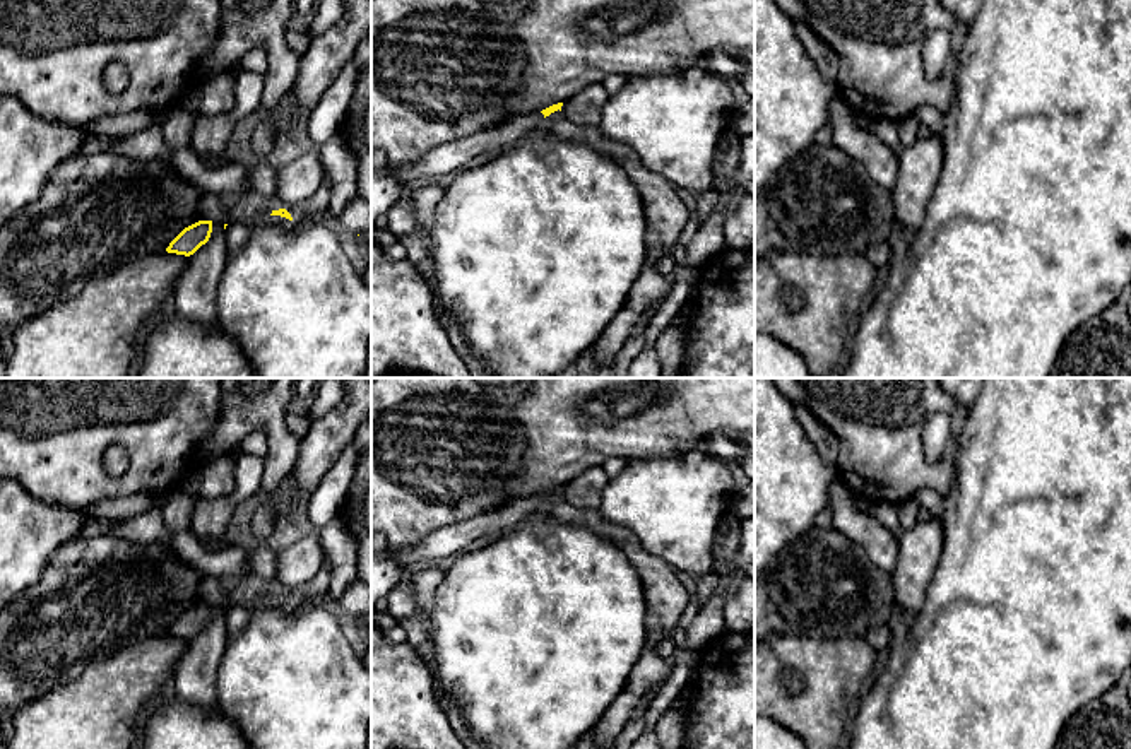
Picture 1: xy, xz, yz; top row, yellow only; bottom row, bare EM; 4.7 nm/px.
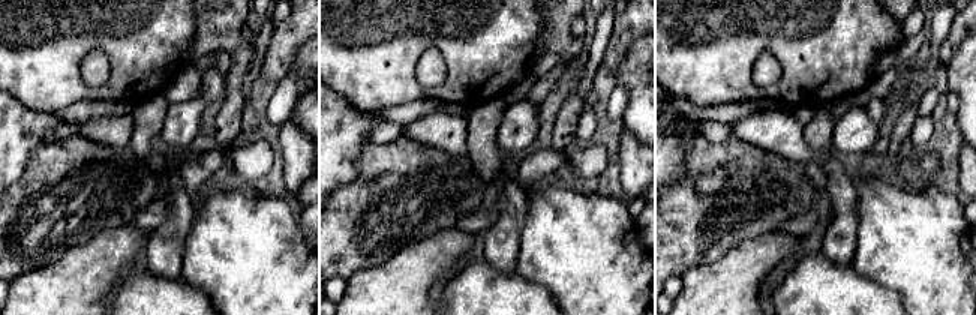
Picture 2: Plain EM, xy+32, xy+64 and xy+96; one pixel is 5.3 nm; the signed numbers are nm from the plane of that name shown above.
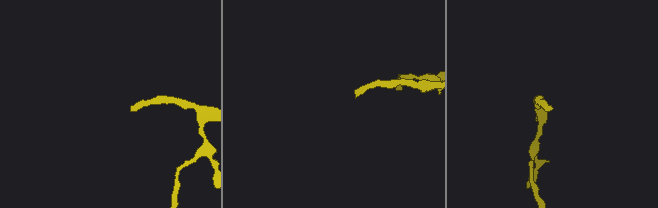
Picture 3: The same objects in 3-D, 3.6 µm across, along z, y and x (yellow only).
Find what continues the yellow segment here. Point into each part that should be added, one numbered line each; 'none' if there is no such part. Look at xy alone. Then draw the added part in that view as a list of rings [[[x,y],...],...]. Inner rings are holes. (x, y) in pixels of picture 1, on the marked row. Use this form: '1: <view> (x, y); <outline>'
none

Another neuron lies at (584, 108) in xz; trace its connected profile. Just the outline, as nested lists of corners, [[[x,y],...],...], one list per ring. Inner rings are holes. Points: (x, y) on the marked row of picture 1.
[[[601,82],[592,84],[565,101],[561,113],[571,123],[599,127],[607,99],[609,94],[604,86]]]

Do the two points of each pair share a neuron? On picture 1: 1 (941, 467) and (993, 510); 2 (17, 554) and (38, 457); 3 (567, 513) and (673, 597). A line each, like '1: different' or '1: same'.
1: different
2: different
3: same

